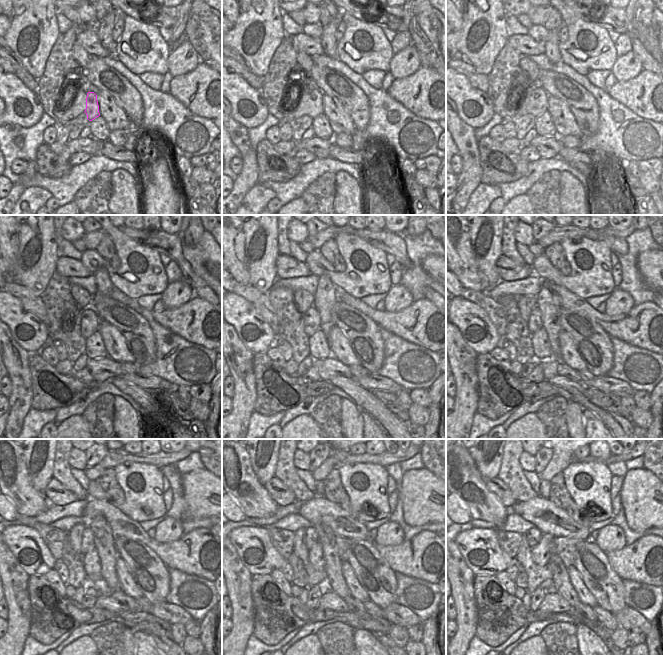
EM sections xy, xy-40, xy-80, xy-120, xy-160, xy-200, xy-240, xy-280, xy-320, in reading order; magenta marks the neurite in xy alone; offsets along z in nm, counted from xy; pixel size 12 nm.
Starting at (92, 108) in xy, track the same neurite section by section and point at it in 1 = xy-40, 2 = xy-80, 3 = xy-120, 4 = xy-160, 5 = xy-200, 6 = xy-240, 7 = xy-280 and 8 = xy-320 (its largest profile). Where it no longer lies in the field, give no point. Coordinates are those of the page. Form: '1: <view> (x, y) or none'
1: xy-40 (315, 103)
2: xy-80 (538, 103)
3: xy-120 (90, 321)
4: xy-160 (312, 322)
5: xy-200 (534, 323)
6: xy-240 (87, 544)
7: xy-280 (311, 534)
8: xy-320 (534, 535)

